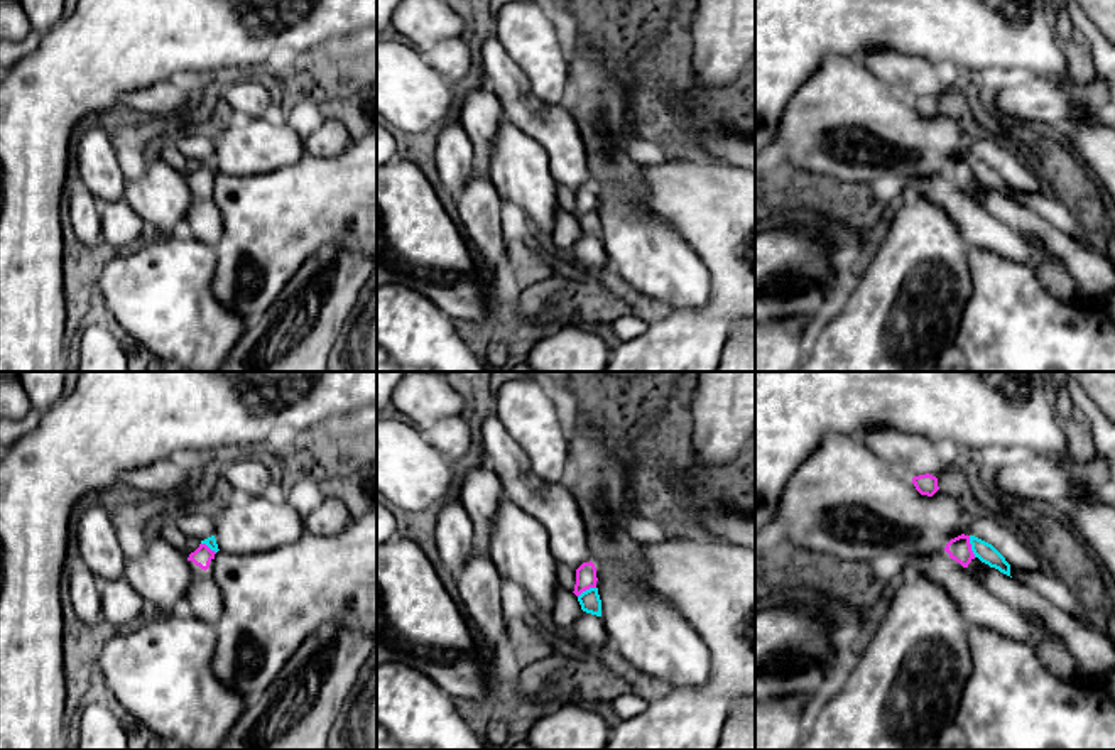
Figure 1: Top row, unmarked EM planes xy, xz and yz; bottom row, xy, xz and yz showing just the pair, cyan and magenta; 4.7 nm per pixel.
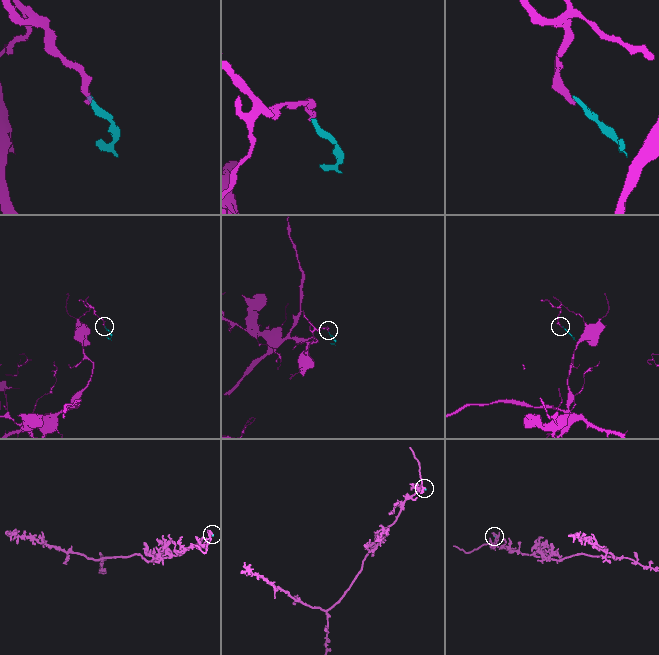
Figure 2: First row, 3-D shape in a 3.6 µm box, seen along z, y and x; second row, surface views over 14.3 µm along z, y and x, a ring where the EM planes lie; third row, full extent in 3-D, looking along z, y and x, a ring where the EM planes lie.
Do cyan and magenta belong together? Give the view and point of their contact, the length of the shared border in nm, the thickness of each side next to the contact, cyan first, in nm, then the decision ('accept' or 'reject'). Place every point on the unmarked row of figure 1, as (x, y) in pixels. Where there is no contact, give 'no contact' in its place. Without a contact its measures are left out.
meets cyan in yz at (972, 168); contact 110 nm long; 90 nm thick on the cyan side, 110 nm on the other; reject

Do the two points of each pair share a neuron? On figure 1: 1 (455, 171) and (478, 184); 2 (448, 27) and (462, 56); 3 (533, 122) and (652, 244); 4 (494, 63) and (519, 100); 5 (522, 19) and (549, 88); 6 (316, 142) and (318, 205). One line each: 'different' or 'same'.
1: different
2: different
3: different
4: same
5: same
6: different

